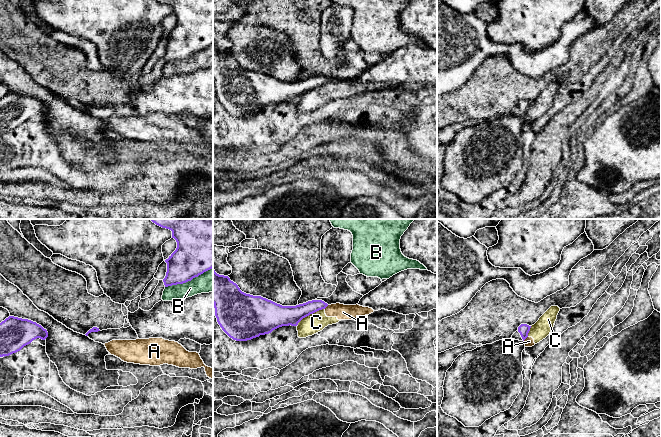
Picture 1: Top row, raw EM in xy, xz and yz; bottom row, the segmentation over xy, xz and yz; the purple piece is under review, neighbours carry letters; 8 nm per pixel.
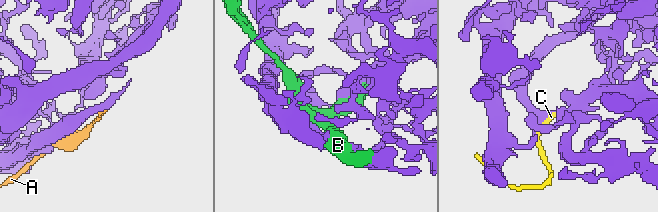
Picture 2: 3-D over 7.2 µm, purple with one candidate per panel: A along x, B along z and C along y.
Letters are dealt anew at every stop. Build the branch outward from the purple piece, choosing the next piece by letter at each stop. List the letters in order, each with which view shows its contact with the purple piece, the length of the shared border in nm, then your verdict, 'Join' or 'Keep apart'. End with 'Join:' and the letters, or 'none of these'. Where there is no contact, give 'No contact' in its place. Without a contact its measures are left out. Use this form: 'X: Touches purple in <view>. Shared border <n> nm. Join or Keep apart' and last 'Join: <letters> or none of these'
A: Touches purple in yz. Shared border 50 nm. Keep apart
B: Touches purple in xy. Shared border 420 nm. Keep apart
C: Touches purple in xz. Shared border 260 nm. Keep apart
Join: none of these

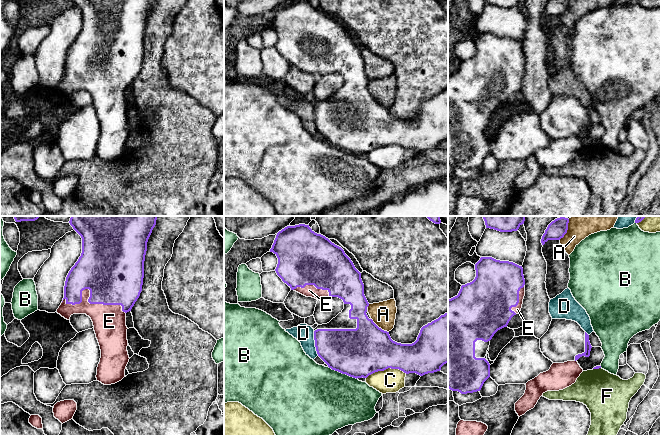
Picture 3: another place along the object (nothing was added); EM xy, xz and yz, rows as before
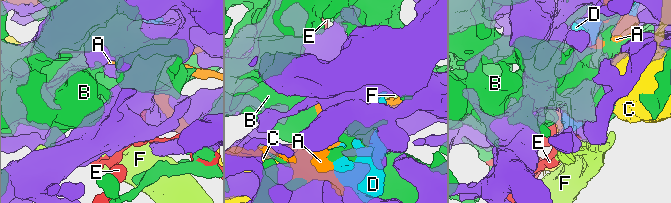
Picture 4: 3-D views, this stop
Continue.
A: Touches purple in xz. Shared border 180 nm. Keep apart
B: Touches purple in xz. Shared border 260 nm. Keep apart
C: Touches purple in xz. Shared border 340 nm. Keep apart
D: Touches purple in xz. Shared border 200 nm. Keep apart
E: Touches purple in xy. Shared border 500 nm. Join
F: Touches purple in yz. Shared border 70 nm. Keep apart
Join: E

